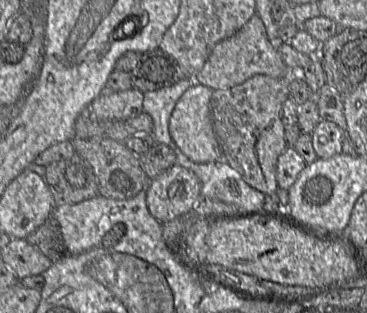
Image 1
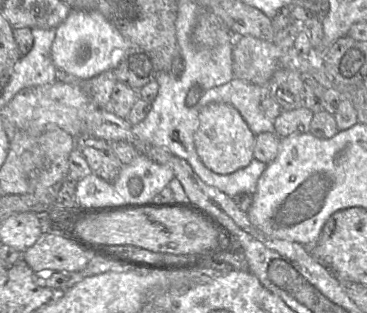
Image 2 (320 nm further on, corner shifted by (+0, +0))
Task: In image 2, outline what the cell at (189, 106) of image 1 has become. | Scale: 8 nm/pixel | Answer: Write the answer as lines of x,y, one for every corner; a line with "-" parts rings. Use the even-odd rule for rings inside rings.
210,103
199,112
199,127
194,145
202,163
219,175
231,174
245,168
254,158
255,135
237,109
228,104

